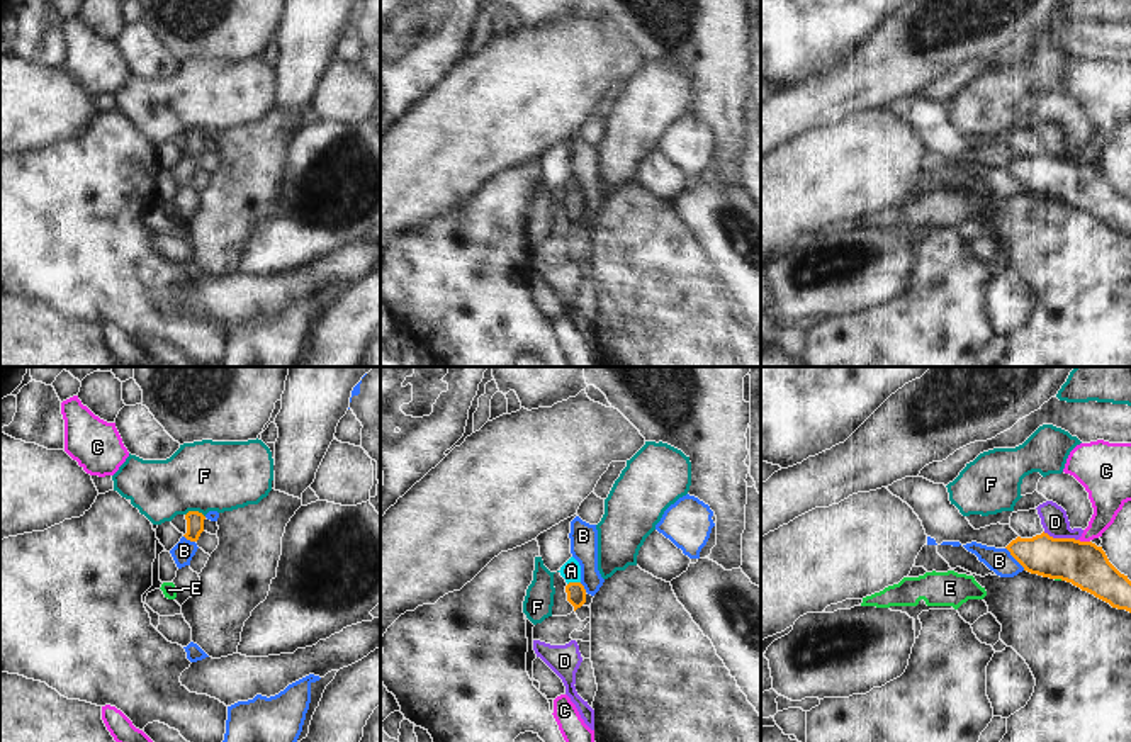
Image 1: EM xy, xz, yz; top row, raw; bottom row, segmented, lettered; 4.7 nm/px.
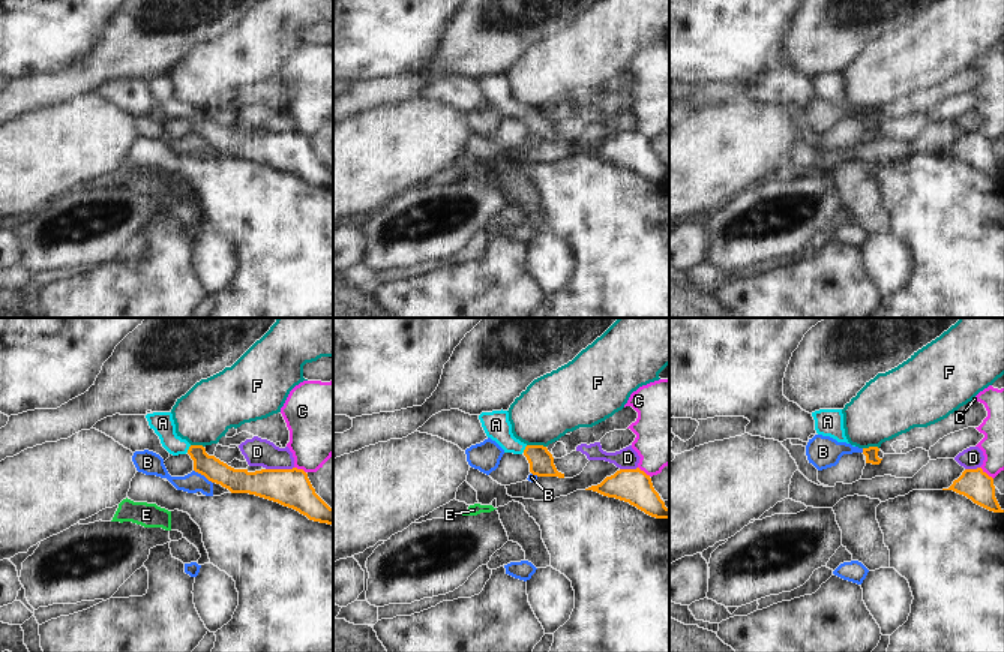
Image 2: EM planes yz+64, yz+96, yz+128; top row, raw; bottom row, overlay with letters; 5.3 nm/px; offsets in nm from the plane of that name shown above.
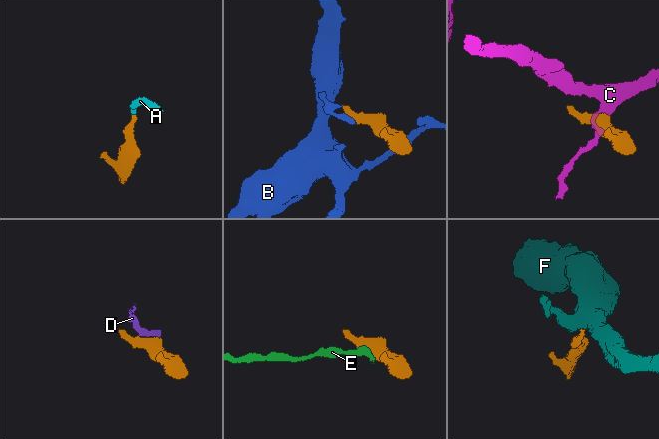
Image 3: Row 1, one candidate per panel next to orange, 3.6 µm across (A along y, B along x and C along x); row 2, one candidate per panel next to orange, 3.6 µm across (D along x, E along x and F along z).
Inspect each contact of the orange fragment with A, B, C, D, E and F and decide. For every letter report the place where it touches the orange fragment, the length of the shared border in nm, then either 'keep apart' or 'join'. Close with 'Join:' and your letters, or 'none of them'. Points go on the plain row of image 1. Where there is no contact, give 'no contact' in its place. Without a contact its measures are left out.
A: xz (573, 202) | 70 nm | join
B: yz (1014, 177) | 140 nm | keep apart
C: yz (1084, 162) | 60 nm | keep apart
D: yz (1060, 158) | 170 nm | keep apart
E: yz (1058, 197) | 40 nm | keep apart
F: xy (196, 131) | 100 nm | keep apart
Join: A

